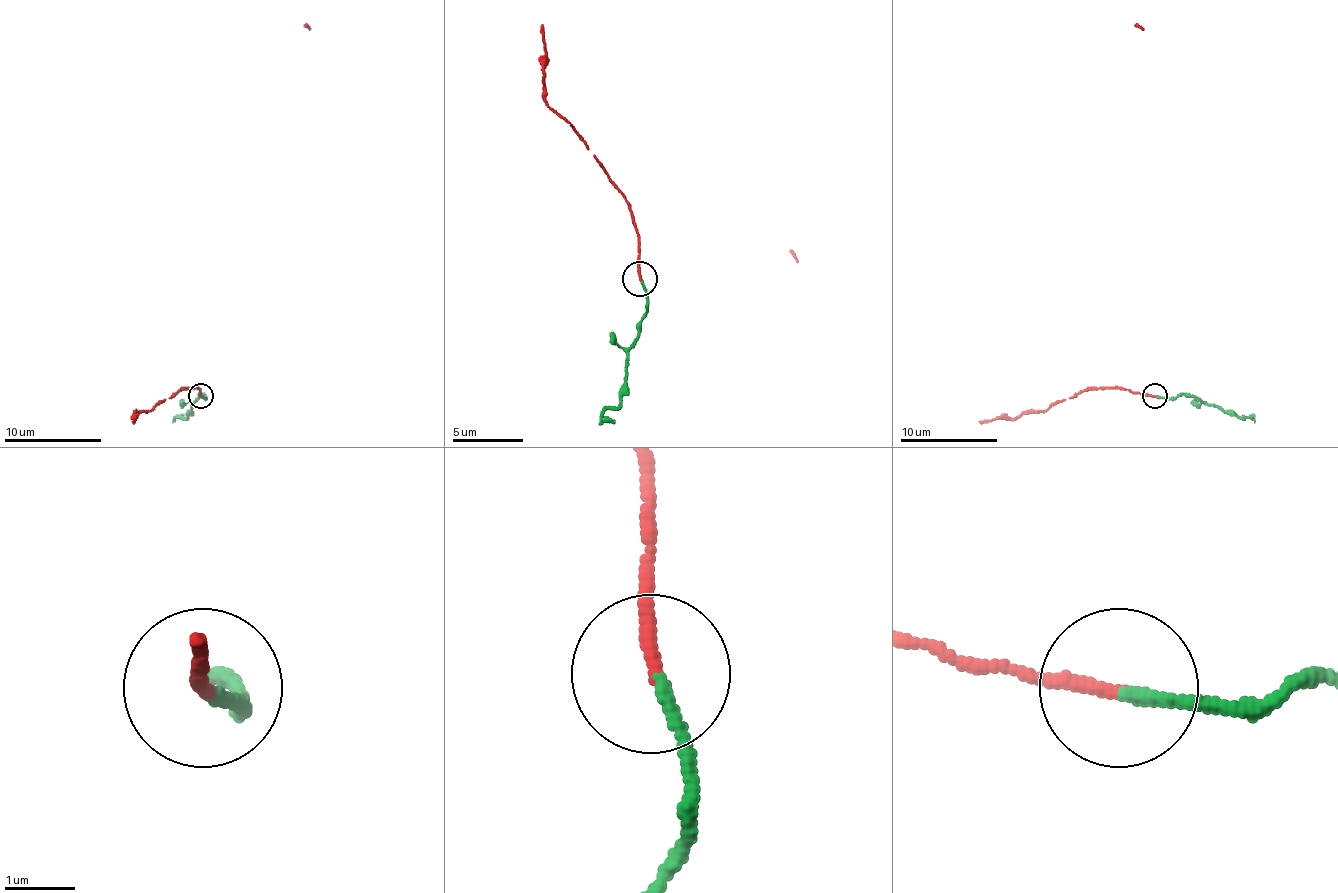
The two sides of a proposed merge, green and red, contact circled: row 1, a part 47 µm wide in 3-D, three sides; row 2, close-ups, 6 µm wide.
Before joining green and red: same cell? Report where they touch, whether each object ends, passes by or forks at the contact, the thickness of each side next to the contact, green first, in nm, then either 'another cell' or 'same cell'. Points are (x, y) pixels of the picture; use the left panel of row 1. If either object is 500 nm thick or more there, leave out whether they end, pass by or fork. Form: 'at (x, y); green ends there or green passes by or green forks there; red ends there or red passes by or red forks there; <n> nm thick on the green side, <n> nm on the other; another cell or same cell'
at (200, 395); green ends there; red ends there; 180 nm thick on the green side, 200 nm on the other; another cell

